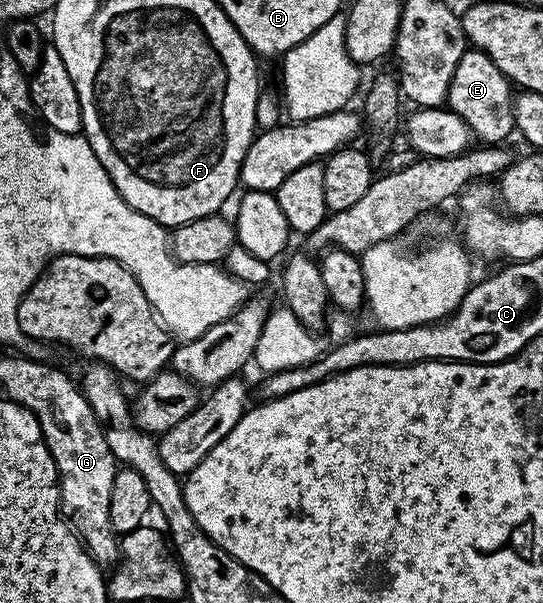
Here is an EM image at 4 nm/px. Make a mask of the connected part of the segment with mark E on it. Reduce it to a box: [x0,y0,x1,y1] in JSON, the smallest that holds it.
[446,47,516,146]

